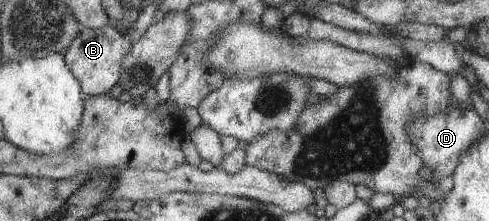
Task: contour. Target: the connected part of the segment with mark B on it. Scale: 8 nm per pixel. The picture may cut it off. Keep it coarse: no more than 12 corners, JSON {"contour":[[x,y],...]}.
{"contour":[[110,25],[83,28],[64,53],[92,97],[121,78],[131,46]]}

